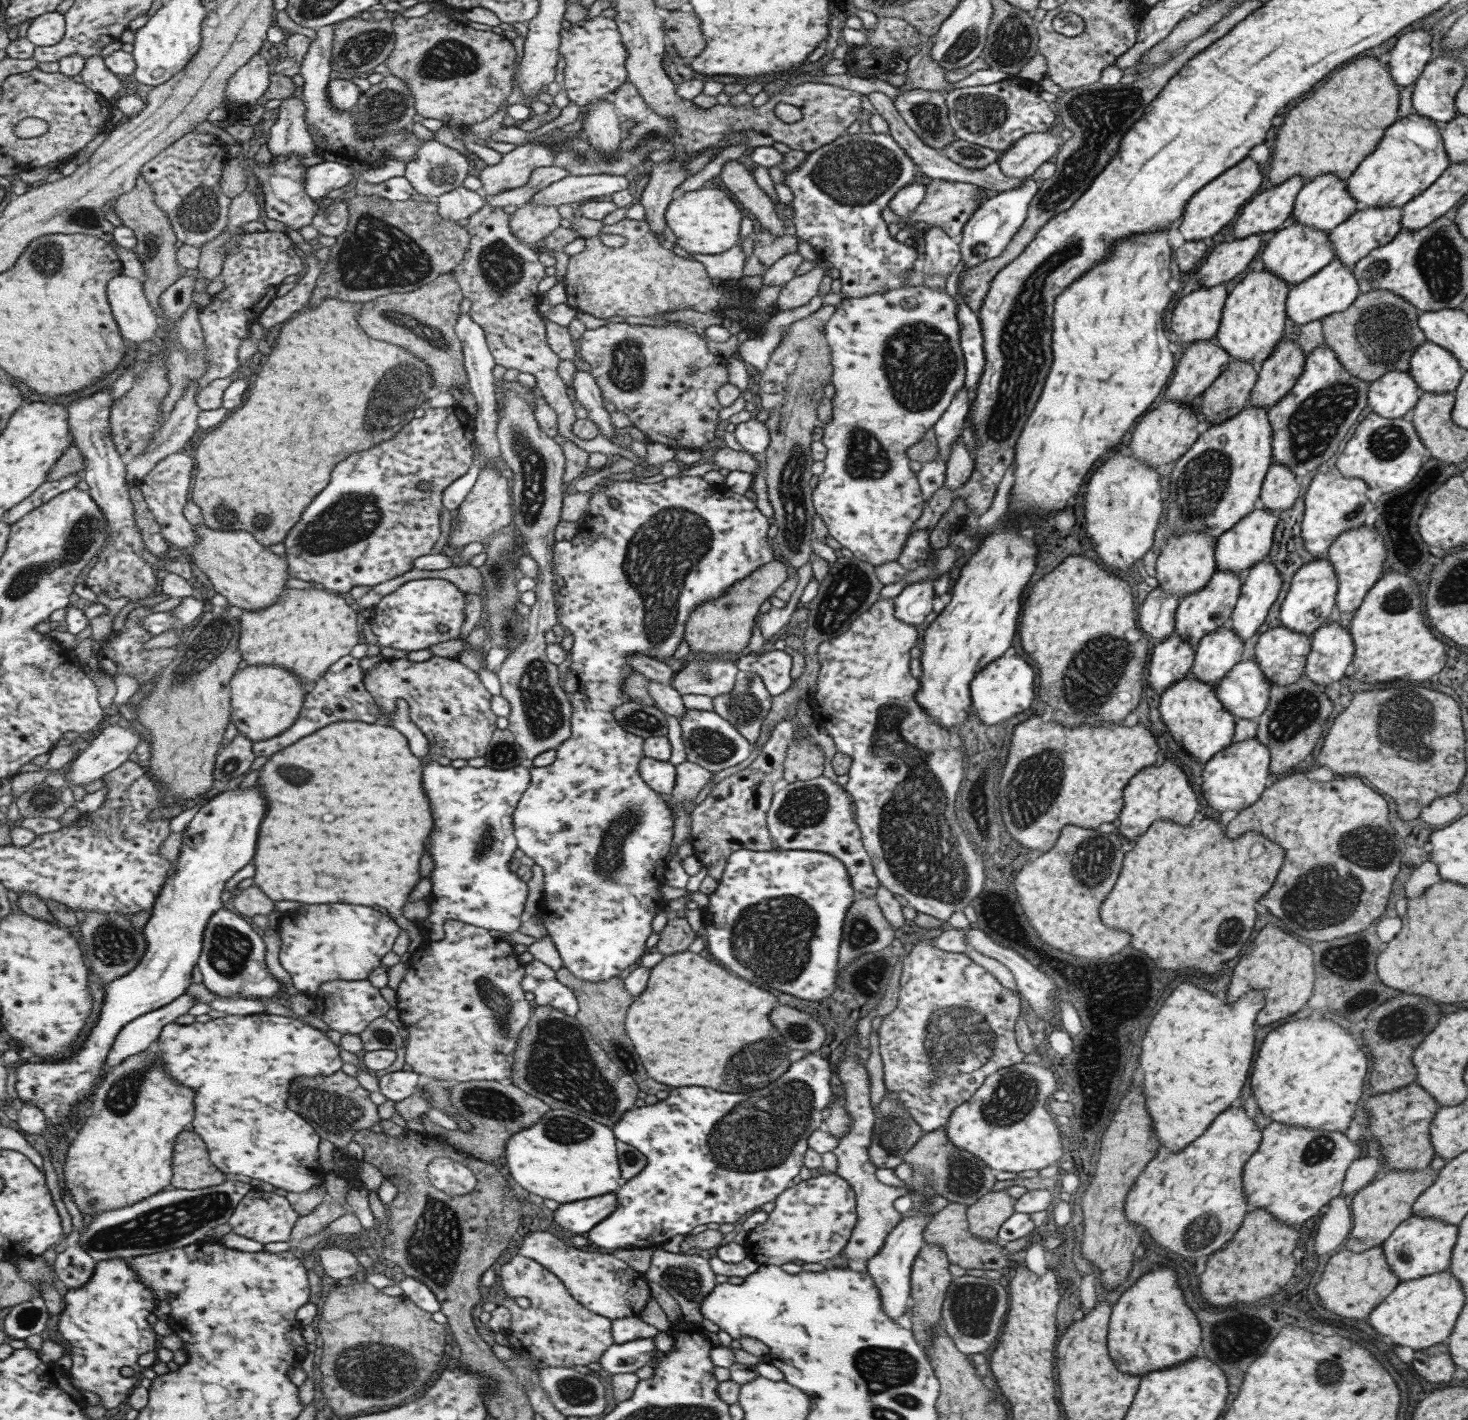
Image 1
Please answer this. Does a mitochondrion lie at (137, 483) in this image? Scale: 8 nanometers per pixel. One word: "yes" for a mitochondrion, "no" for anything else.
no

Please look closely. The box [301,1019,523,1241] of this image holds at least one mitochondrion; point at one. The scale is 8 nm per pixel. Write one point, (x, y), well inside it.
(378, 1034)

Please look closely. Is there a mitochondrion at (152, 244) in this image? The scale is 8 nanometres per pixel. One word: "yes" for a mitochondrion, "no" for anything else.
yes

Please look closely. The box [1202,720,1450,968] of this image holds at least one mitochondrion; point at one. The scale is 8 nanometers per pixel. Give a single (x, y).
(1319, 898)

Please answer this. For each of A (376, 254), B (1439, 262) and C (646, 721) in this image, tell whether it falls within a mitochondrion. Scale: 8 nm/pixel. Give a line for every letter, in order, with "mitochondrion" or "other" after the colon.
A: mitochondrion
B: mitochondrion
C: mitochondrion

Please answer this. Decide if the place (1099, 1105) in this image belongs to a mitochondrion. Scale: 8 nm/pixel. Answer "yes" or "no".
no

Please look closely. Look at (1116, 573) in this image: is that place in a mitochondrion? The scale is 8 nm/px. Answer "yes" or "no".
no

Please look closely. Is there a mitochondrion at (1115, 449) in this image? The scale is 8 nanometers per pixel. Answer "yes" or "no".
no

